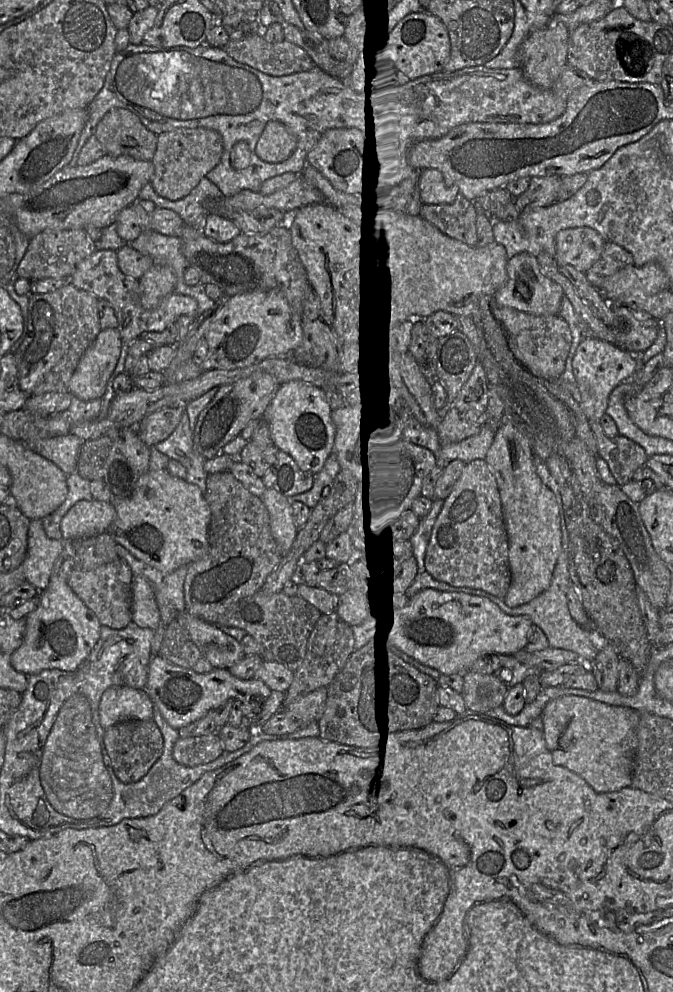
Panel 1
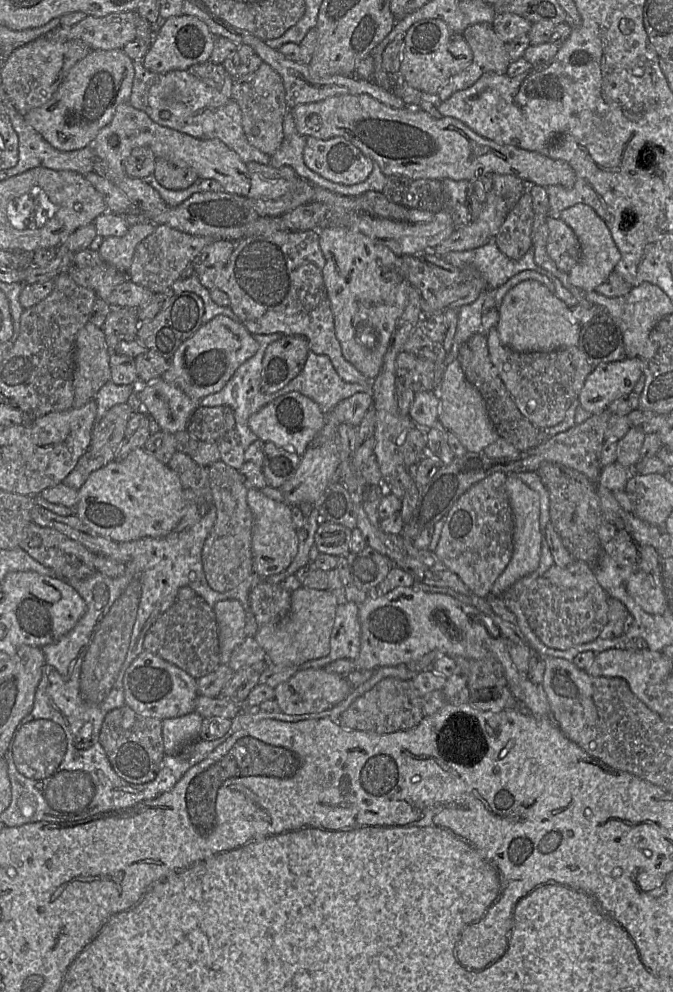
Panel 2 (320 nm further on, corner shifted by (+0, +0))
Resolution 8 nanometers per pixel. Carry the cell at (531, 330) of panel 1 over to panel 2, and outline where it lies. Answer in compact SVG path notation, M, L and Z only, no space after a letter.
M497 326L490 329L487 343L490 359L518 409L539 429L553 427L563 421L593 370L586 354L578 346L551 352L517 352L501 342Z

